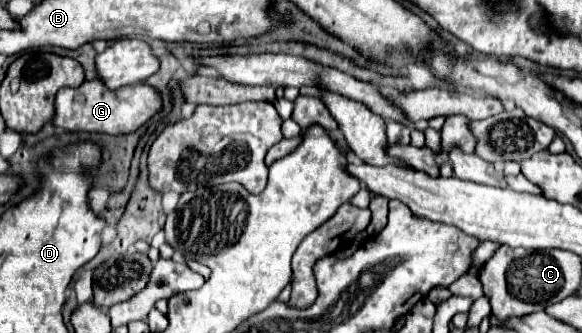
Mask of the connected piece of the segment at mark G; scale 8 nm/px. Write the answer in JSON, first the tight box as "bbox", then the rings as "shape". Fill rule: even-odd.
{"bbox":[53,78,163,134],"shape":[[[95,78],[89,82],[83,82],[79,88],[61,88],[57,92],[55,100],[55,118],[53,124],[71,132],[99,132],[99,134],[131,134],[137,128],[141,128],[147,120],[151,120],[155,114],[163,110],[163,98],[161,94],[145,84],[133,84],[133,86],[123,86],[119,90],[109,90],[103,86],[103,80]]]}

